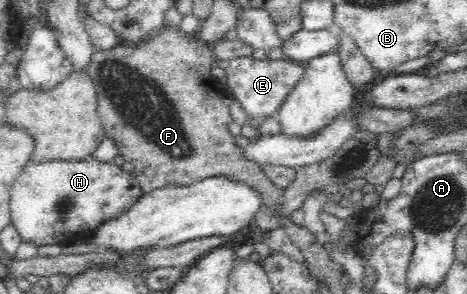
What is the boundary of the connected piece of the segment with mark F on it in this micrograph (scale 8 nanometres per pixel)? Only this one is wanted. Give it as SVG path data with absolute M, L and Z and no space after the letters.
M167 26L157 35L152 35L150 38L138 44L119 44L114 48L105 50L94 50L91 62L87 65L86 71L92 81L97 92L97 113L100 117L101 123L103 124L104 131L106 131L106 137L114 140L117 155L123 157L125 162L133 164L133 174L138 179L142 194L149 193L151 190L156 190L165 186L188 186L190 183L198 182L204 177L210 176L227 176L232 180L239 180L252 188L255 188L262 197L262 202L266 206L268 204L276 204L278 198L282 196L285 191L281 186L276 185L262 171L261 166L254 161L248 161L244 159L243 151L239 146L235 144L235 138L230 134L228 130L228 124L233 122L230 116L230 111L224 103L222 103L223 92L220 83L211 74L212 68L215 66L216 56L212 53L212 45L204 43L204 41L198 39L195 35L187 34L181 29L171 28Z

